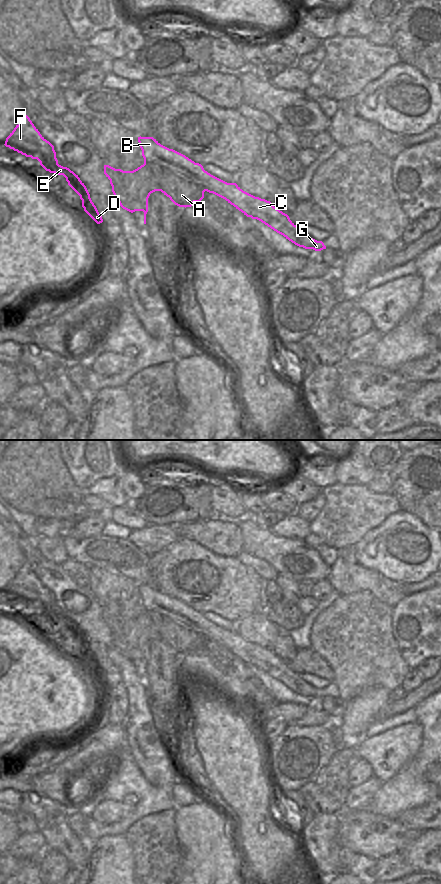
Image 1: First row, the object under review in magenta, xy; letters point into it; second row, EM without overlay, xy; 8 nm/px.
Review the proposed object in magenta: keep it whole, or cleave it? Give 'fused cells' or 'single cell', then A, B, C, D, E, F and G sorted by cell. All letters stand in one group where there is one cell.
fused cells; A D E F / B C G

